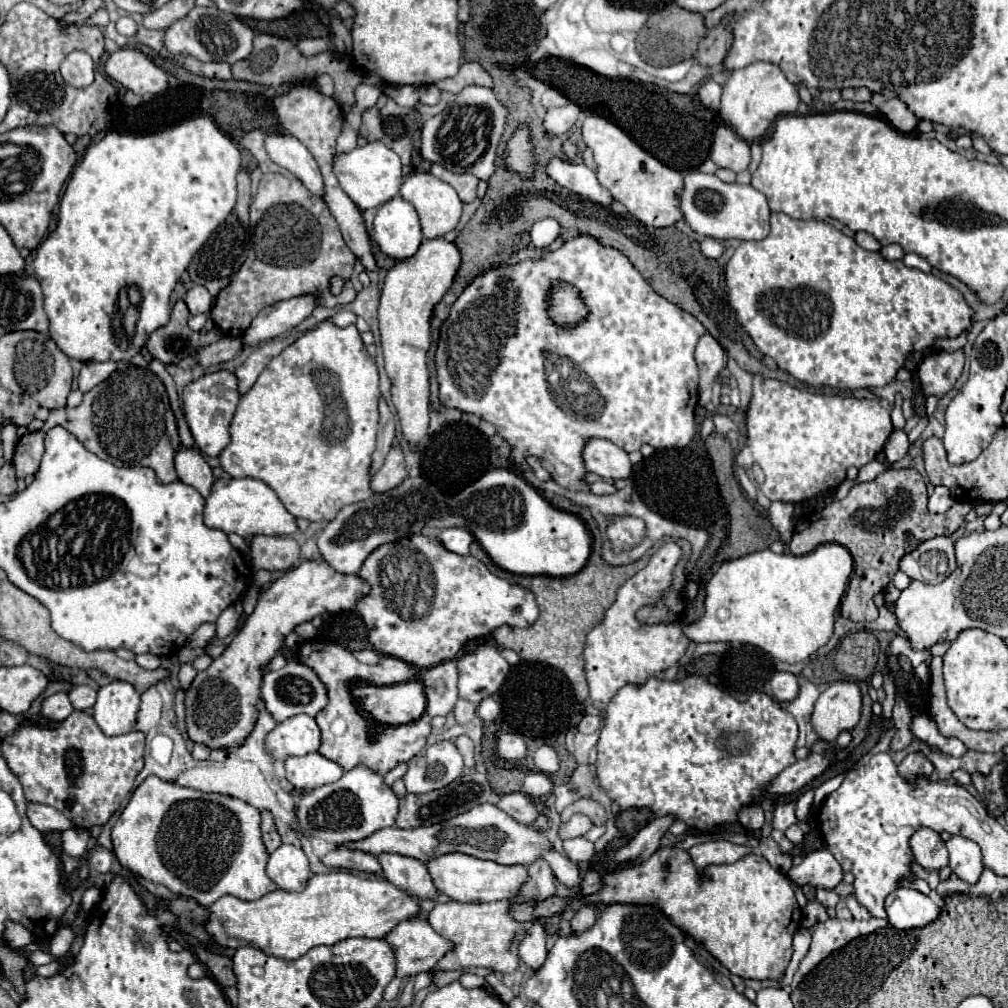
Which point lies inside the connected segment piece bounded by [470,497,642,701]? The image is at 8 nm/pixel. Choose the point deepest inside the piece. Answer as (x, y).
(570, 606)

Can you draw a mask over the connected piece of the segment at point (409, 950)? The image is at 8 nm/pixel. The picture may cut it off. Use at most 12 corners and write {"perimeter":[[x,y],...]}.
{"perimeter":[[424,917],[400,921],[384,941],[396,957],[394,999],[404,977],[430,971],[450,941]]}

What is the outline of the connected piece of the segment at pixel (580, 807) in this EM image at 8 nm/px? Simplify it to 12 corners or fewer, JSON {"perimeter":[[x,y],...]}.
{"perimeter":[[578,799],[562,811],[562,821],[574,813],[590,817],[594,825],[606,823],[606,811],[594,799]]}

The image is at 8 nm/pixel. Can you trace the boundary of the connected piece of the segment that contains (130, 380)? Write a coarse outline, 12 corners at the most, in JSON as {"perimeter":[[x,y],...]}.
{"perimeter":[[118,367],[16,443],[18,479],[66,427],[118,467],[178,479],[176,419],[150,369]]}

